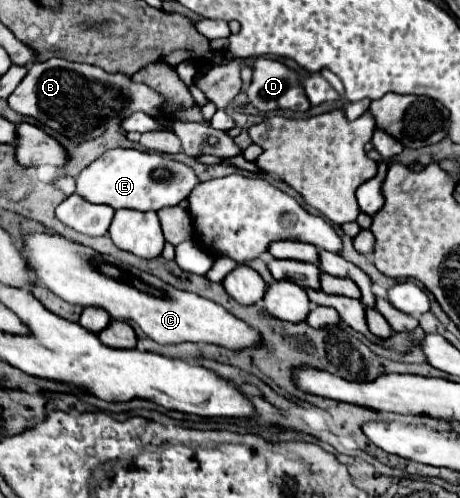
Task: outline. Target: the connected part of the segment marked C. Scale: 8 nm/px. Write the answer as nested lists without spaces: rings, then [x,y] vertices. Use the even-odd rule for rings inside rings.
[[[29,234],[21,240],[31,272],[59,298],[79,304],[83,308],[103,308],[113,320],[133,320],[151,340],[159,344],[207,342],[227,350],[259,348],[263,344],[259,330],[247,326],[243,320],[229,314],[223,306],[201,298],[193,292],[183,292],[167,282],[125,266],[111,256],[103,256],[93,248],[81,246],[57,234]]]

